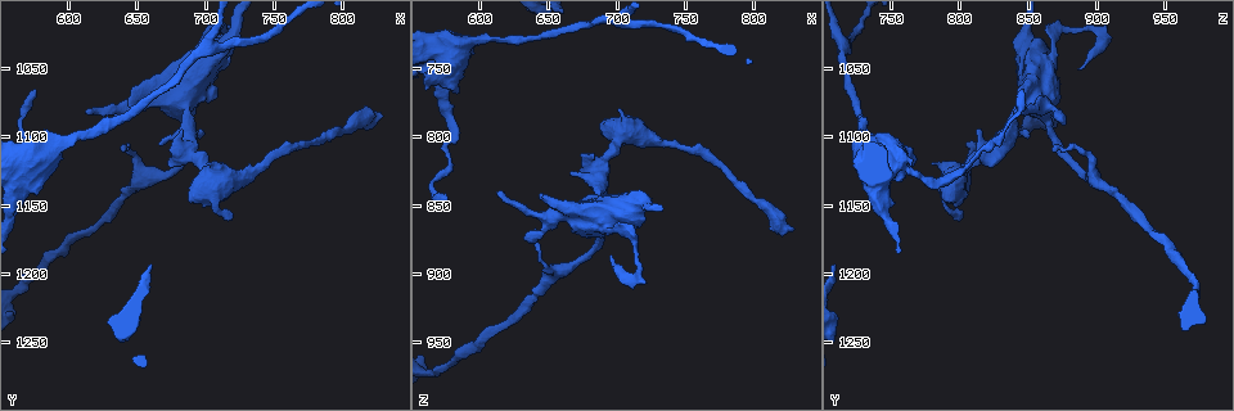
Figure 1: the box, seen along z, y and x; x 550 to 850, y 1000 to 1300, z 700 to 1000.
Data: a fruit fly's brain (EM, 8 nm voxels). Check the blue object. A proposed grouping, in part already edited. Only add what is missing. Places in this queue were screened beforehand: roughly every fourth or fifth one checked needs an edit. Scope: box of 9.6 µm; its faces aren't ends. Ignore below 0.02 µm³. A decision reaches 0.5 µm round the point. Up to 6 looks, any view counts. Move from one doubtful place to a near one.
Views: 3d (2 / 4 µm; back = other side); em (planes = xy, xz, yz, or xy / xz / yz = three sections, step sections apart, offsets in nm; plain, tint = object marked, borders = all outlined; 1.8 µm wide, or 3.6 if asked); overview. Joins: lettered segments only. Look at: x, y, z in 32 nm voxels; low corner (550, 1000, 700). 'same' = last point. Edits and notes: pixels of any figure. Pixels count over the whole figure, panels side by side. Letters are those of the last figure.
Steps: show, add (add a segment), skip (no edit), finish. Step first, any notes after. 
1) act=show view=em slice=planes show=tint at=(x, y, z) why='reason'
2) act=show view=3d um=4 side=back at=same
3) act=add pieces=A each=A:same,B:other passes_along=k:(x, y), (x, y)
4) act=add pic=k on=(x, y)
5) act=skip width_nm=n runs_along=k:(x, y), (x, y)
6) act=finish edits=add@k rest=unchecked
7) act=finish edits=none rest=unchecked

act=show view=3d um=2 side=back at=(830, 1084, 866) why='long arm stops here'

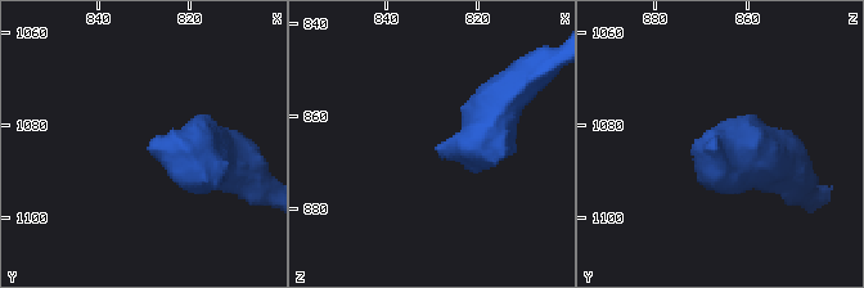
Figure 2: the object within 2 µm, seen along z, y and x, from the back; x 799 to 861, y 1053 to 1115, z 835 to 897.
act=show view=em slice=planes show=tint at=(830, 1085, 867) why='shape alone is not enough'

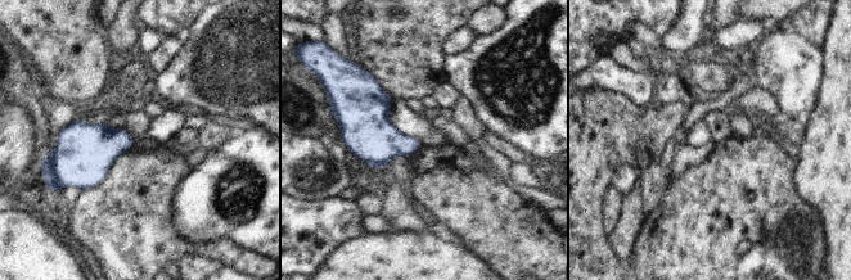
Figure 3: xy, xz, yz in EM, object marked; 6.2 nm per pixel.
act=show view=em slice=planes show=borders at=same why='see the neighbours'

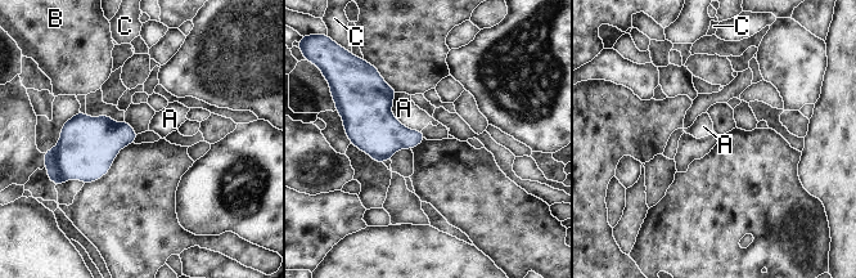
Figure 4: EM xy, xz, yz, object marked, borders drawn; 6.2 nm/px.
act=skip each=A:other,B:other,C:other border=4:(396, 92), (392, 113), (420, 131) found='no lettered segment goes on from it'

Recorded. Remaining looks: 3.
act=show view=3d um=4 at=(716, 1030, 850) why='sudden change in width'

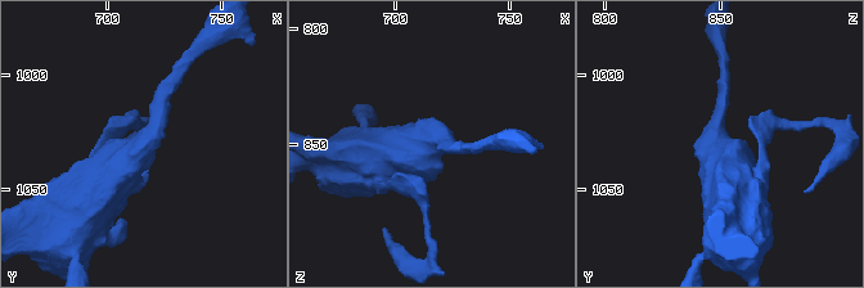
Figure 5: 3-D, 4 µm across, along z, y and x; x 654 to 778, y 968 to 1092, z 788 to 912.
act=show view=em um=3.6 slice=xy step=4 show=tint at=(715, 1031, 850)

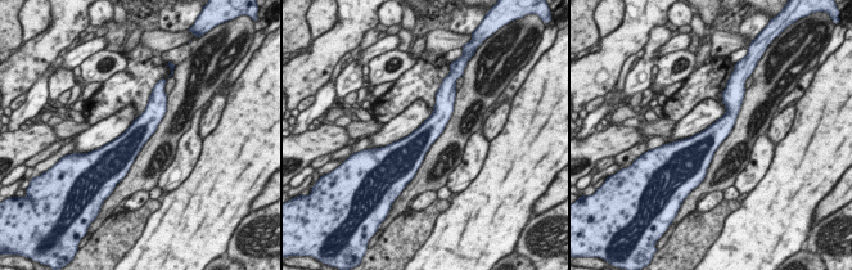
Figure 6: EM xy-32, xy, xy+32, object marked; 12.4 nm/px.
act=show view=em um=3.6 slice=planes show=borders at=same

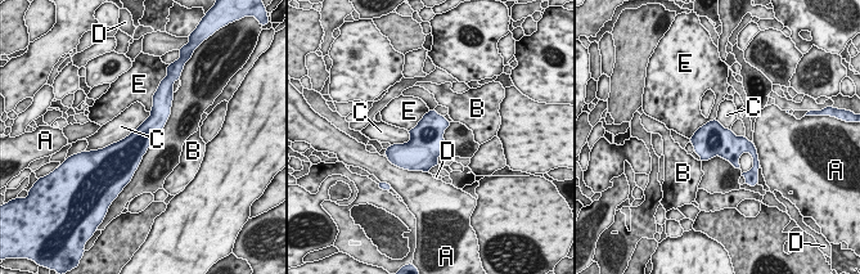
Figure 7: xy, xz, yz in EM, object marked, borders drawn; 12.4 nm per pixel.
act=skip width_nm=320 longest_contact=C:800nm each=A:other,B:other,C:other,D:other,E:other found='no lettered segment goes on from it'

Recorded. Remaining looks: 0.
act=finish edits=none rest=unchecked

